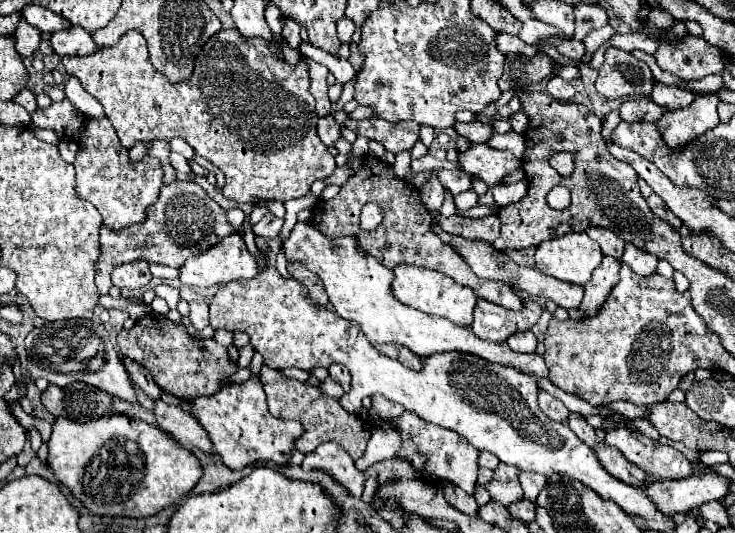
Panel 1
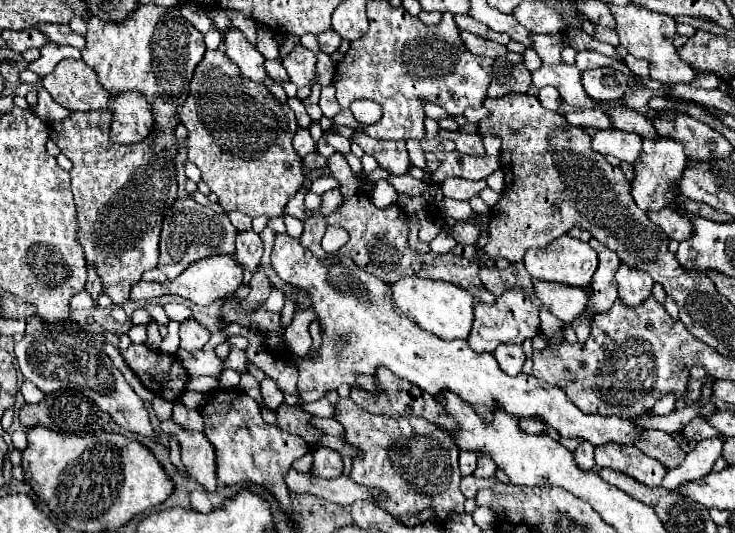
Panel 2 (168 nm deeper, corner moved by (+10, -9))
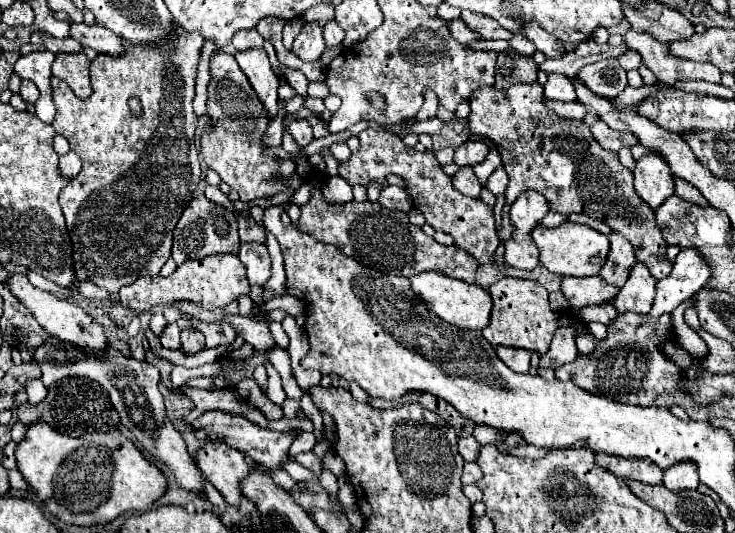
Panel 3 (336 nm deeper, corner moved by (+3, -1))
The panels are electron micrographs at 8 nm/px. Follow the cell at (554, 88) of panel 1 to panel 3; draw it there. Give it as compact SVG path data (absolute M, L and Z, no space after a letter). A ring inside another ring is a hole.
M556 73L548 75L548 81L544 85L544 95L554 101L576 101L574 83L568 77Z

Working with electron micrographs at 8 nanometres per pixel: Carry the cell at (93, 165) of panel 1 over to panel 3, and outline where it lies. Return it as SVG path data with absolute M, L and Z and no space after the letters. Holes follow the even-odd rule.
M176 27L174 31L178 37L162 47L128 45L124 57L98 55L90 65L92 95L88 99L76 97L60 79L50 79L52 99L56 105L54 129L68 139L70 149L82 159L82 171L70 179L64 191L60 191L60 207L72 239L76 283L90 281L110 293L118 293L120 287L134 283L138 277L158 275L170 257L172 231L200 183L202 173L194 145L198 115L194 113L192 99L196 65L204 39L198 31L188 33L182 27ZM132 97L138 97L142 103L138 117L132 115L128 105ZM144 155L148 155L148 159L160 159L160 163L168 163L168 167L136 167Z

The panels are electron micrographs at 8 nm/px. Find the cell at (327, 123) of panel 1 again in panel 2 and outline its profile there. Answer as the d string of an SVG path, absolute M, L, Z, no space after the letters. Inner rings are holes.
M301 127L297 129L297 133L295 133L295 137L293 137L293 147L295 147L295 151L297 151L301 157L305 157L305 155L309 155L309 153L315 153L315 141L313 141L309 129L301 129Z

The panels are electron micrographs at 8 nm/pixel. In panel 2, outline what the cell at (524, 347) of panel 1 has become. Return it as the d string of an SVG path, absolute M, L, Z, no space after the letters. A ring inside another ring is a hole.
M503 343L501 347L497 347L493 351L493 355L495 355L499 367L507 375L519 375L521 373L521 367L525 363L525 353L523 353L523 347L521 345L517 345L517 343L513 343L513 345Z

